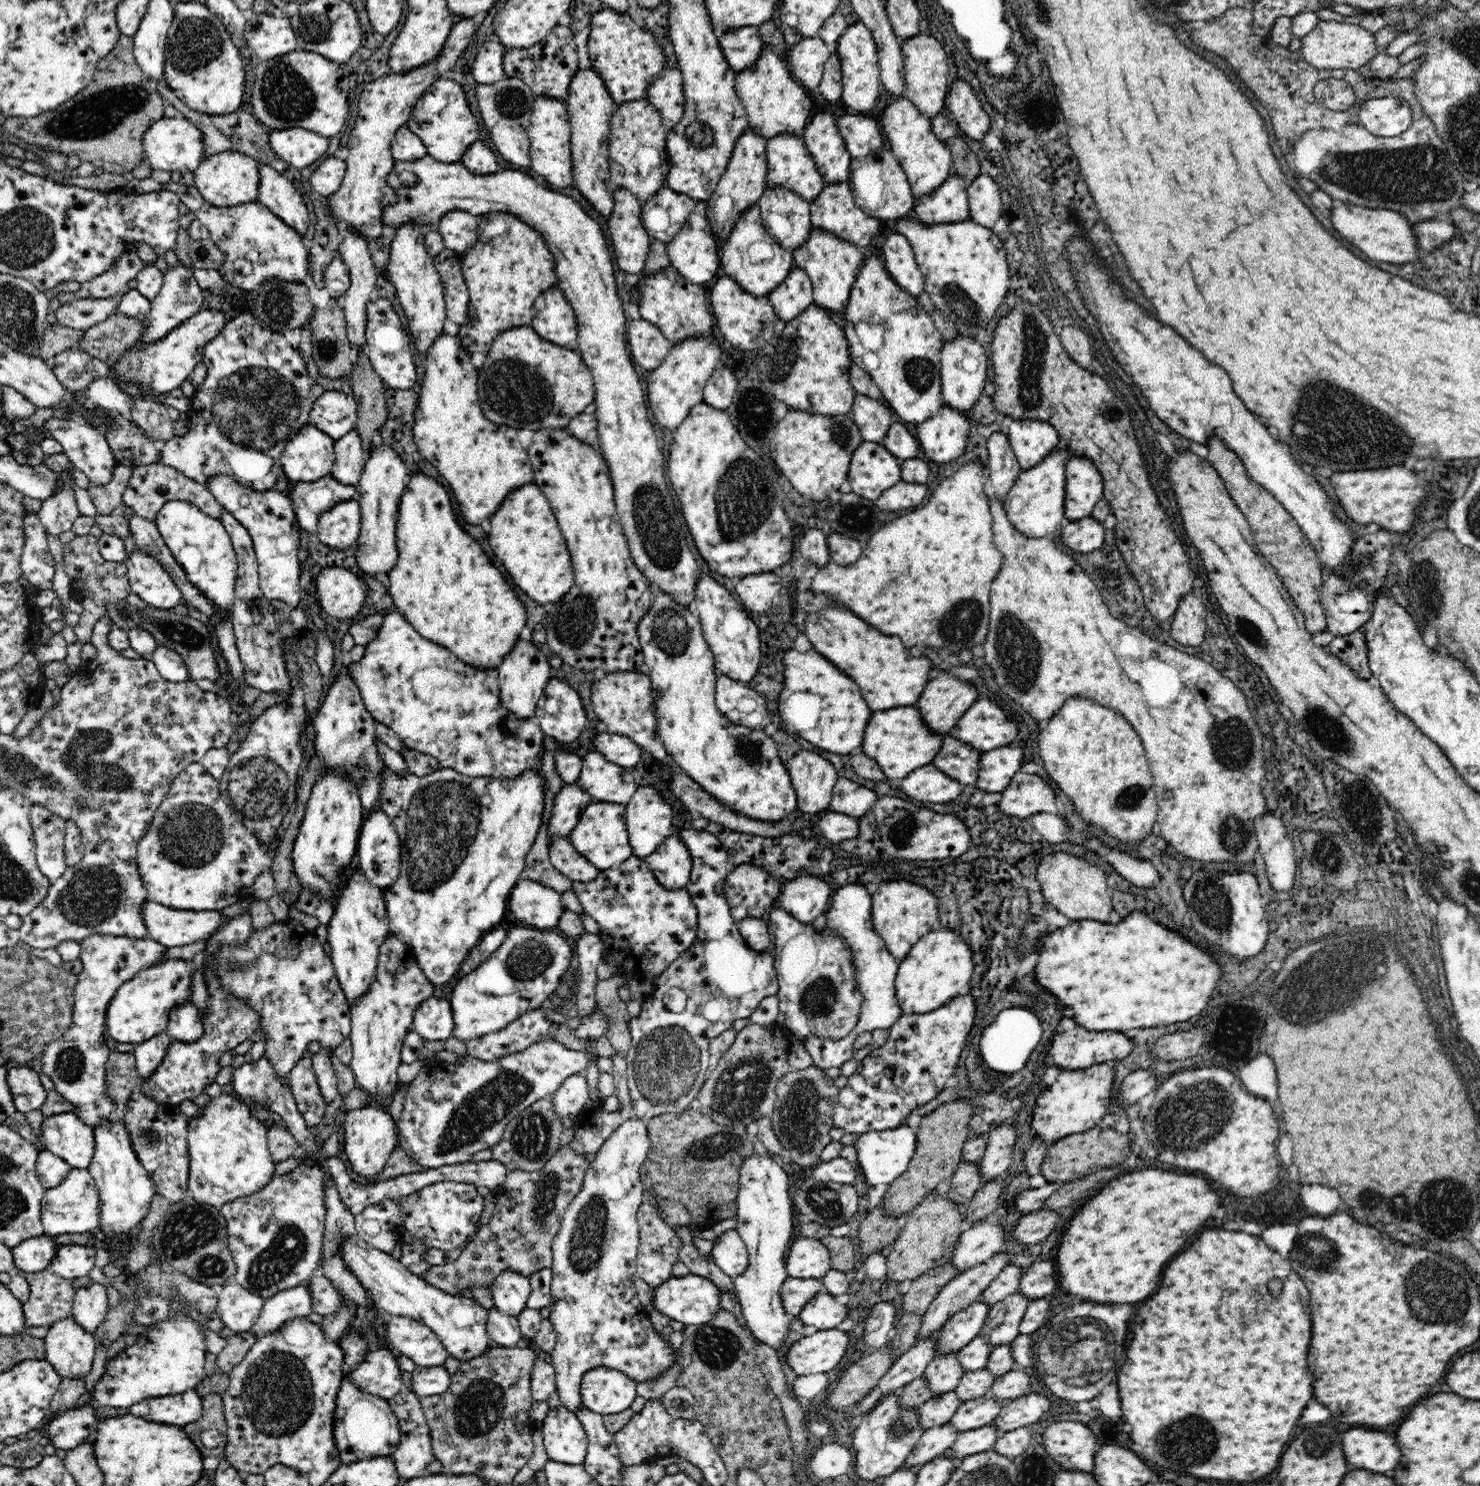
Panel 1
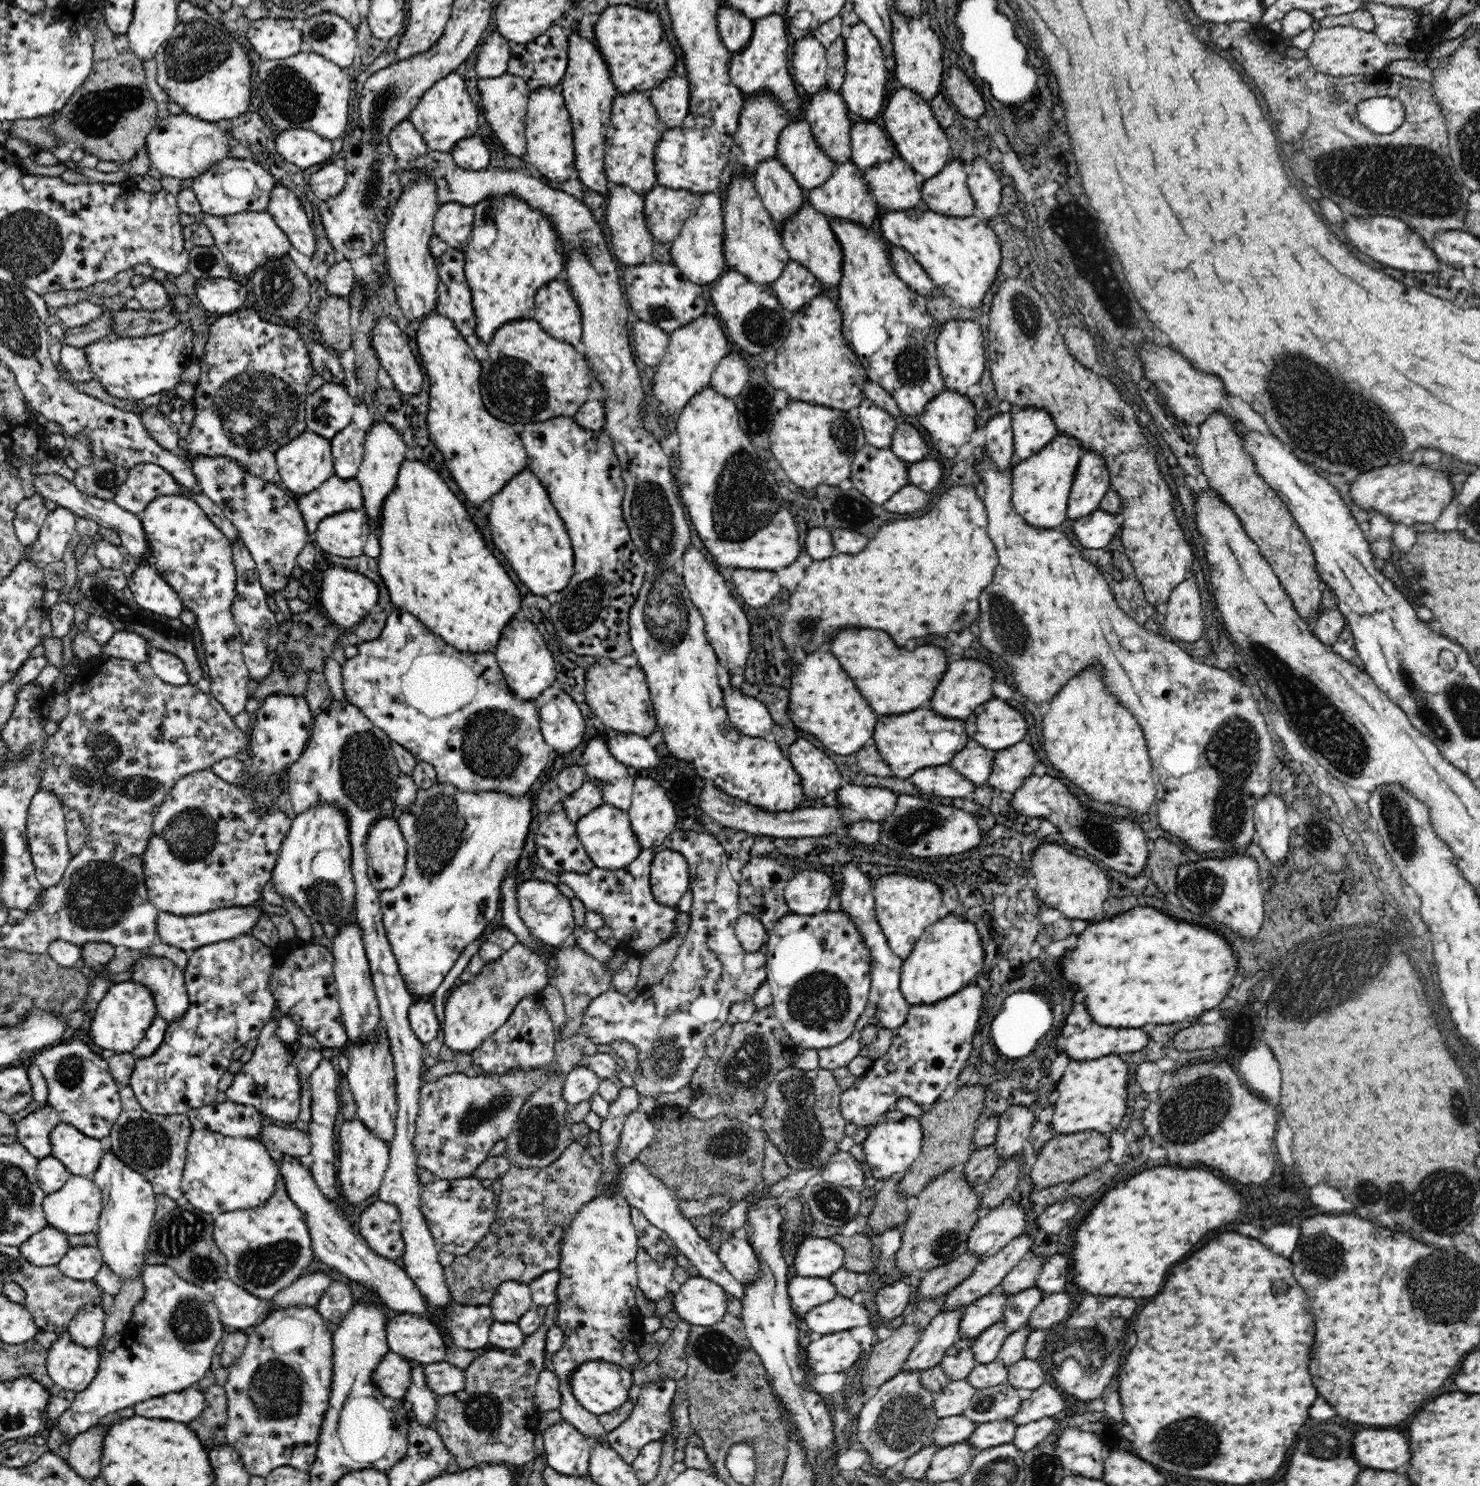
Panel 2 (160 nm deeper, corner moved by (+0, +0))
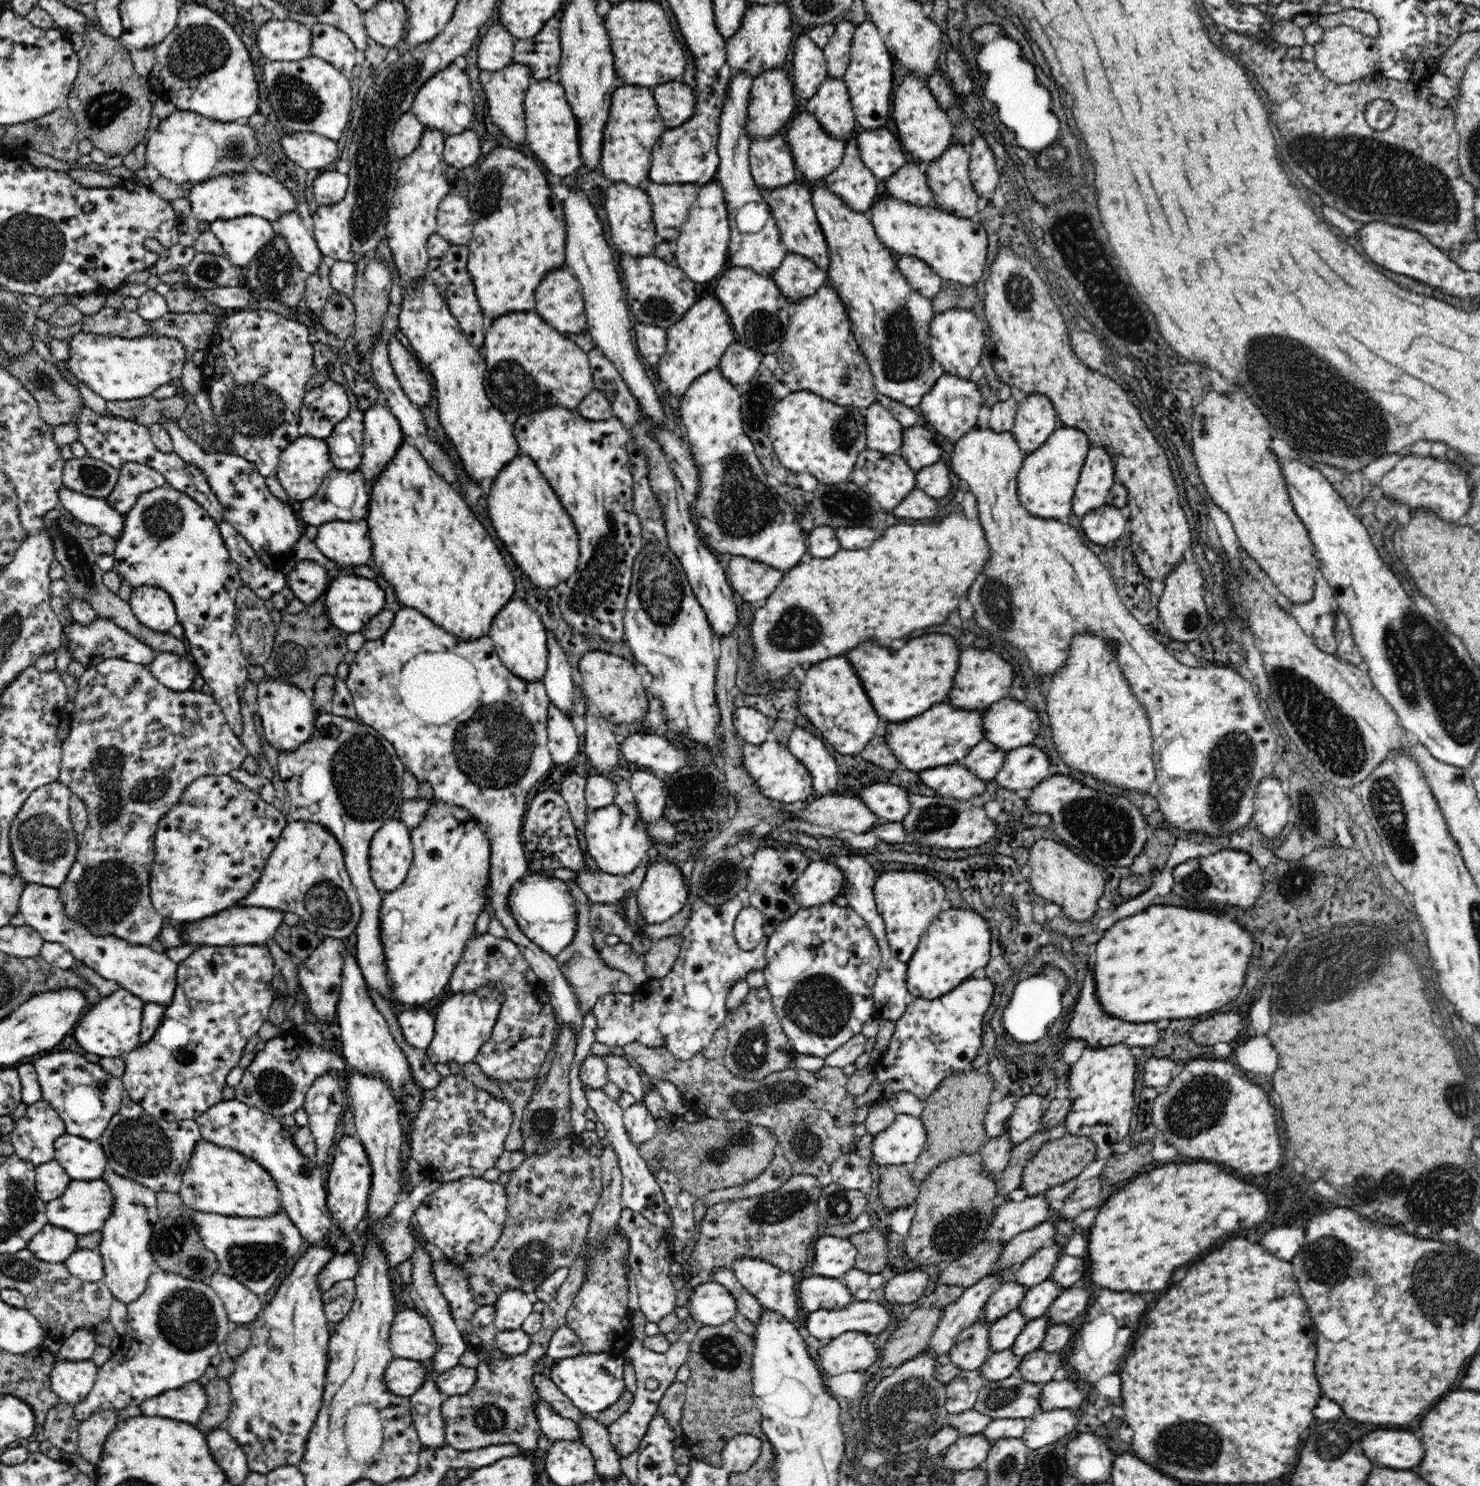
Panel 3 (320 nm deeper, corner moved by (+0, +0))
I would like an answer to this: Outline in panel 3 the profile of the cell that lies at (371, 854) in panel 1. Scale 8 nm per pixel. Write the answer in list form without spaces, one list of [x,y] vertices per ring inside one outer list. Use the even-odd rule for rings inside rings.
[[[398,818],[387,820],[372,837],[369,863],[372,882],[382,893],[396,890],[413,859],[411,830]]]

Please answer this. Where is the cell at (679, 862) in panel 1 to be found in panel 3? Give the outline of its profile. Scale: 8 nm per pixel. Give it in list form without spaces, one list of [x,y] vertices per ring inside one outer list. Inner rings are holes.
[[[654,863],[648,867],[636,890],[636,903],[645,926],[662,924],[676,916],[684,908],[687,896],[682,874],[676,865]]]

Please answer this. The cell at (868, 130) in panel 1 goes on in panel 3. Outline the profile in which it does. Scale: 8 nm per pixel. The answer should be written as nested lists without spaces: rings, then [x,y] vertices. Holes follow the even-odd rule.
[[[887,127],[873,131],[858,130],[853,141],[860,149],[864,164],[879,181],[886,182],[911,161],[896,133]]]

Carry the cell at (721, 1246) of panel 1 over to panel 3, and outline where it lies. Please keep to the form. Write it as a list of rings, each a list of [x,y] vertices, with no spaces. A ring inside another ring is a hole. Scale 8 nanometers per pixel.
[[[744,1257],[734,1261],[734,1272],[736,1279],[742,1284],[742,1287],[754,1296],[764,1309],[770,1309],[776,1313],[780,1313],[784,1319],[790,1321],[794,1326],[803,1323],[800,1308],[798,1306],[798,1298],[796,1296],[796,1278],[790,1272],[782,1272],[768,1261],[754,1259],[752,1257]]]

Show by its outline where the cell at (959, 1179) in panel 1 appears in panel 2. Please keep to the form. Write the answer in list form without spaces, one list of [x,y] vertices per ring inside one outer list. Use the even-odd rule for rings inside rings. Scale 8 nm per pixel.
[[[996,1142],[991,1146],[976,1149],[970,1155],[966,1165],[962,1167],[966,1180],[972,1186],[981,1189],[1003,1166],[1004,1160],[1002,1158],[996,1149]]]

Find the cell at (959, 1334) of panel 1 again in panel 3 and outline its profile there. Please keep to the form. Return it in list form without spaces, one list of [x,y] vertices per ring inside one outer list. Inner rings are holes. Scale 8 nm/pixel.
[[[1008,1281],[990,1295],[979,1320],[994,1323],[1010,1311],[1019,1308],[1028,1287],[1017,1281]]]

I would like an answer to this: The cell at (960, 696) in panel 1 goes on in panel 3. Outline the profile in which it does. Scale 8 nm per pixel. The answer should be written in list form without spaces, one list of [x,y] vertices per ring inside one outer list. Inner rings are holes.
[[[966,648],[960,654],[960,668],[954,678],[954,688],[948,696],[950,704],[956,704],[962,710],[980,710],[988,708],[994,702],[1000,702],[1010,694],[1010,686],[1014,680],[1014,670],[1002,656],[998,656],[992,650],[980,650],[980,648]]]

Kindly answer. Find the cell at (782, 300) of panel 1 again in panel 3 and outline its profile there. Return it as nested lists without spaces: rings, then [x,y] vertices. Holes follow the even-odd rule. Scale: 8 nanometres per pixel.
[[[789,251],[772,277],[782,294],[793,302],[812,296],[829,278],[827,271],[813,260]]]

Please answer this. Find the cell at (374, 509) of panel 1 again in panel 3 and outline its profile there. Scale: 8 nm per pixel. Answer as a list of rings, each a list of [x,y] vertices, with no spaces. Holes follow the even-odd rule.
[[[383,399],[370,404],[363,416],[363,456],[359,471],[368,484],[374,482],[402,444],[404,434],[399,420]]]

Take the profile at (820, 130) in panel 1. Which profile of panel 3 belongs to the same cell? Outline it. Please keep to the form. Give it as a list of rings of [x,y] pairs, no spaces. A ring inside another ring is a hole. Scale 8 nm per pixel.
[[[829,76],[820,83],[806,109],[820,121],[822,128],[834,138],[851,142],[858,131],[849,92],[843,78]]]

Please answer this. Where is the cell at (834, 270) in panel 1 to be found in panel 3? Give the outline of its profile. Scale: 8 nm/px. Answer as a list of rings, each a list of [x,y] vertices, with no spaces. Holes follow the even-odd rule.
[[[796,182],[788,184],[784,187],[776,189],[766,189],[757,185],[757,190],[770,208],[771,215],[776,219],[777,227],[781,233],[782,243],[789,252],[801,254],[810,260],[813,260],[820,268],[827,270],[828,262],[828,247],[824,234],[820,229],[820,223],[816,218],[811,202],[811,192],[804,185],[796,184]]]

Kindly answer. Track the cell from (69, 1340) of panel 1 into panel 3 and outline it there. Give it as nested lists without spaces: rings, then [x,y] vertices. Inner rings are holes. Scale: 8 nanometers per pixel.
[[[91,1360],[56,1362],[51,1372],[51,1387],[60,1402],[81,1403],[96,1382],[98,1366]]]

